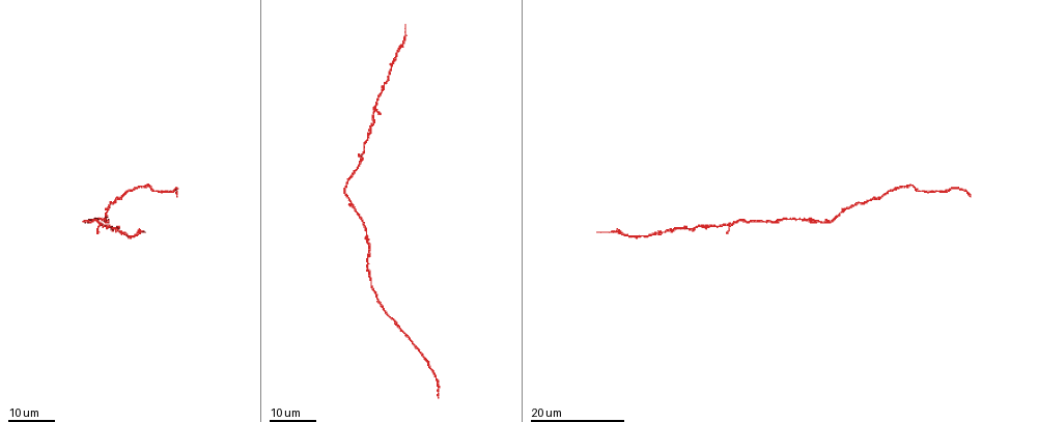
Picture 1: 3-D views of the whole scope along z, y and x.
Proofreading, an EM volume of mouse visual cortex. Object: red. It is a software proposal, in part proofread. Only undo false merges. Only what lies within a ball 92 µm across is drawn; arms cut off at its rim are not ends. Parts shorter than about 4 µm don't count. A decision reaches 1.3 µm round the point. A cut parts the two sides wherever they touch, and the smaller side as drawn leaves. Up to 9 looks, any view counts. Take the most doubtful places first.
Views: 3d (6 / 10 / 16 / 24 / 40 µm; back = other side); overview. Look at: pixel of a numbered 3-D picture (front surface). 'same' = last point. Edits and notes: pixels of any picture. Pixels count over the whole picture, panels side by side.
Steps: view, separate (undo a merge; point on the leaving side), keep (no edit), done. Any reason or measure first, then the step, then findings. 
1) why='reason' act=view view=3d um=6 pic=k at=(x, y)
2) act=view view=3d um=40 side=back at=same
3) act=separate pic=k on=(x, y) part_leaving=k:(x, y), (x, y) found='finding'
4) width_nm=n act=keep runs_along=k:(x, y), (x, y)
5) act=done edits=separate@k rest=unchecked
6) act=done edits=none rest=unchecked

why='sudden change in width' act=view view=3d um=16 pic=1 at=(665, 231)

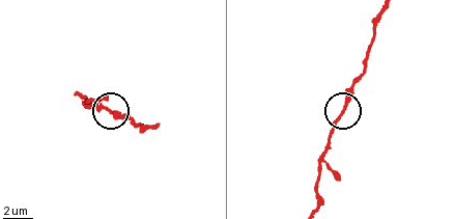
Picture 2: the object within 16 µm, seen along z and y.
act=view view=3d um=10 pic=2 at=(345, 108)

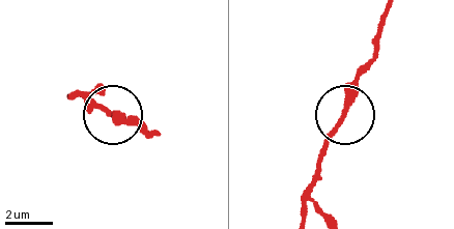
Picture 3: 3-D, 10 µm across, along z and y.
act=keep runs_along=3:(302, 210), (328, 133), (341, 115), (345, 91), (365, 63) found='one neuron here'

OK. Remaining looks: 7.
why='three-way junction' act=view view=3d um=24 pic=1 at=(373, 114)

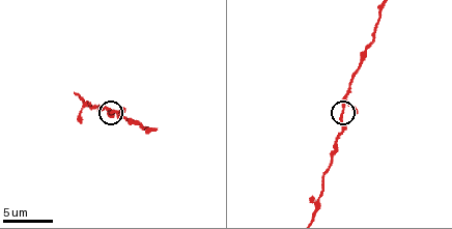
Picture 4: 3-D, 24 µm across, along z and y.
act=view view=3d um=6 pic=4 at=(341, 108)

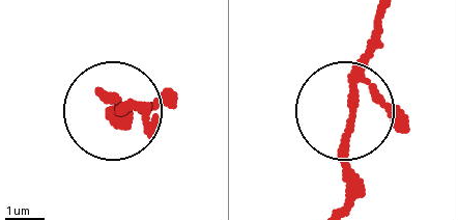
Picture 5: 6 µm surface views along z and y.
act=keep runs_along=5:(340, 207), (350, 187), (350, 78), (376, 22) found='one neuron here'

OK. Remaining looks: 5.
why='thick turns thin' act=view view=3d um=24 pic=1 at=(410, 340)

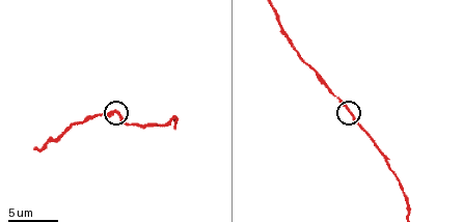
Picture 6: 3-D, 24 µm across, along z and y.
act=view view=3d um=10 pic=6 at=(116, 113)

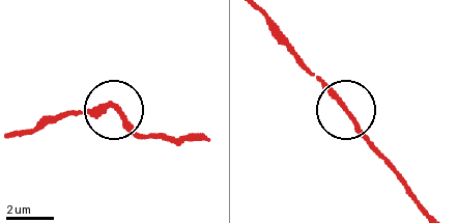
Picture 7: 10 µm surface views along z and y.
act=keep runs_along=7:(18, 135), (78, 111), (111, 105), (146, 135) found='continuous, no second neuron'

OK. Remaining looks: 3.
why='sudden change in width' act=view view=3d um=6 pic=6 at=(140, 124)

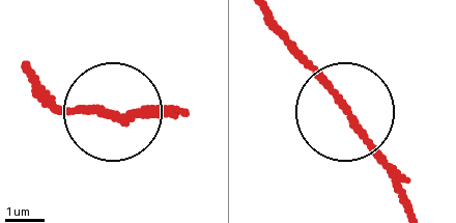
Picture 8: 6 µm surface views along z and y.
why='from behind' act=view view=3d um=6 side=back pic=8 at=(352, 118)

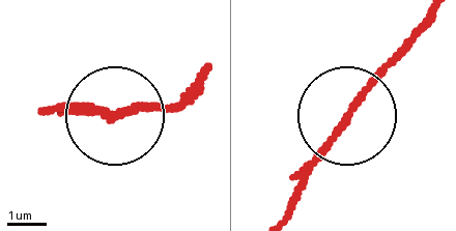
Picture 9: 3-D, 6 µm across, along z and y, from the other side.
act=separate pic=9 on=(108, 113) part_leaving=9:(140, 106), (90, 115), (57, 106) found='a second neuron is stuck on'

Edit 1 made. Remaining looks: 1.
act=done edits=separate@9 rest=unchecked

